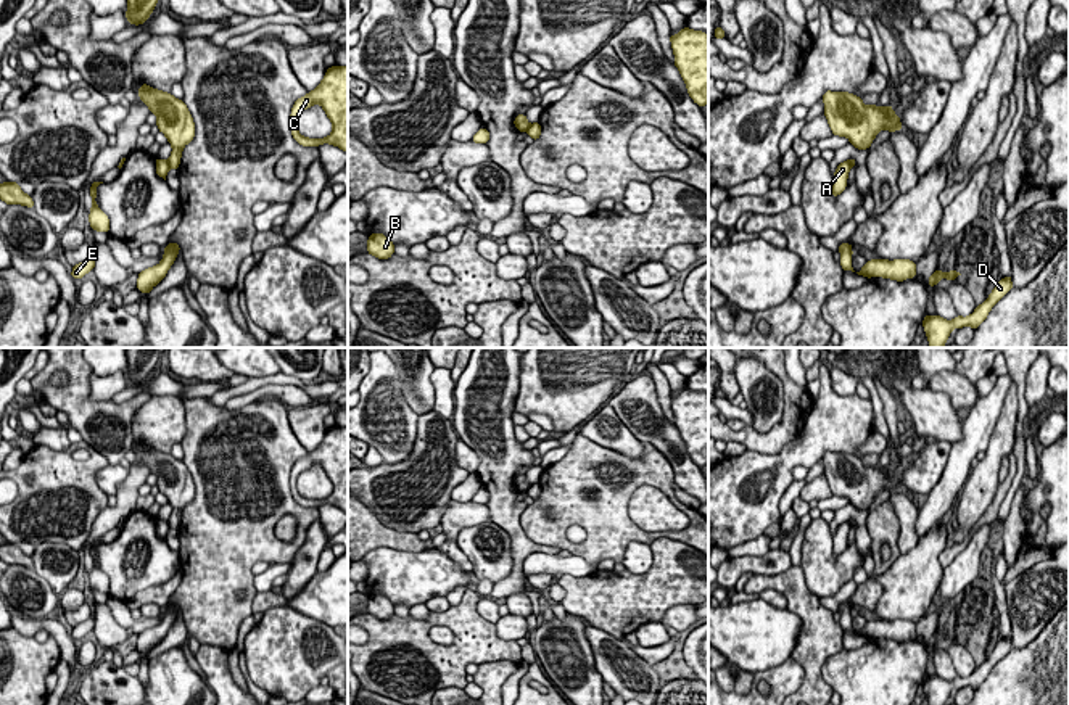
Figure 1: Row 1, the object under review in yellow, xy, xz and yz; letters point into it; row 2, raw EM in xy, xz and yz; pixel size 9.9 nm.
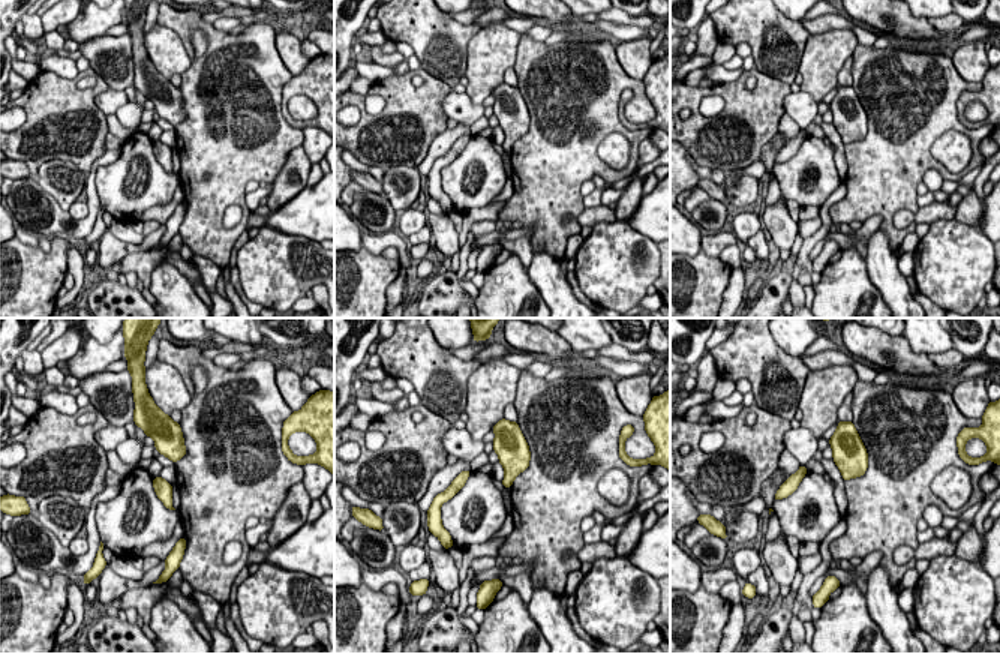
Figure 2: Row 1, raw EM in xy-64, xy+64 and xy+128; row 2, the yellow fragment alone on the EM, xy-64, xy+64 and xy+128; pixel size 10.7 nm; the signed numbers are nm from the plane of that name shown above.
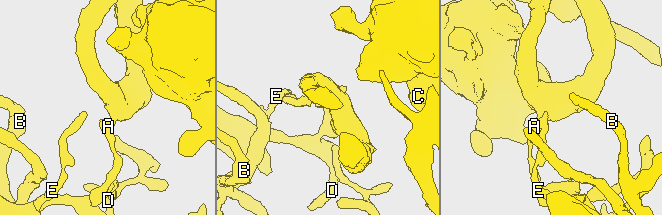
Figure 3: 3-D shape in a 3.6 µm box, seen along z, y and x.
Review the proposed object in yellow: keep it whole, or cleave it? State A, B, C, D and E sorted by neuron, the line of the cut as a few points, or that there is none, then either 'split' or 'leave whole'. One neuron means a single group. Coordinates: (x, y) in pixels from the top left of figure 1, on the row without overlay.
A D E / B C | xy (166, 522), (171, 528) | split

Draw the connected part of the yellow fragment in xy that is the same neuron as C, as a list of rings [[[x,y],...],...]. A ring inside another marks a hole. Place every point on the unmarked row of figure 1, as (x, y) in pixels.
[[[348,427],[328,428],[322,443],[296,460],[291,468],[290,488],[293,499],[303,507],[330,504],[348,513]],[[312,465],[320,465],[332,481],[332,494],[325,499],[307,499],[298,493],[299,473]]]

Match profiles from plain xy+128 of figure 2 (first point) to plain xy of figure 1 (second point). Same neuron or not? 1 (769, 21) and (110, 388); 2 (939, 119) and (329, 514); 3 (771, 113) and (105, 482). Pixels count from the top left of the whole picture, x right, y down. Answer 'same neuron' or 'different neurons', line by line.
1: different neurons
2: different neurons
3: different neurons

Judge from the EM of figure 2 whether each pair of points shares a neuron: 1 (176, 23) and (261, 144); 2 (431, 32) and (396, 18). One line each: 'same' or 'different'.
1: same
2: same

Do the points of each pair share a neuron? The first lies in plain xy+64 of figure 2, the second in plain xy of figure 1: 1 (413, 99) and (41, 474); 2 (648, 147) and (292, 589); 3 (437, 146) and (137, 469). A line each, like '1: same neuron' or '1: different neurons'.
1: same neuron
2: same neuron
3: same neuron

